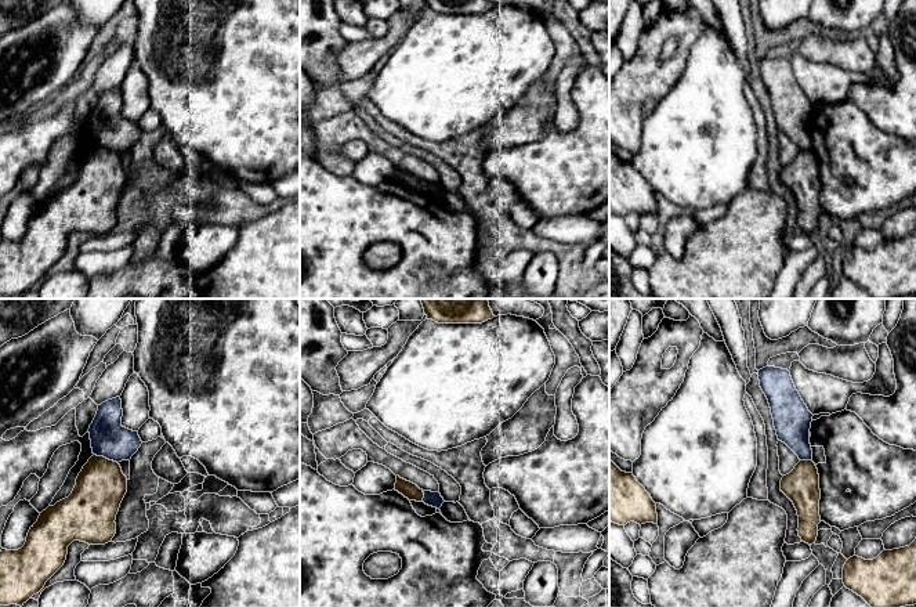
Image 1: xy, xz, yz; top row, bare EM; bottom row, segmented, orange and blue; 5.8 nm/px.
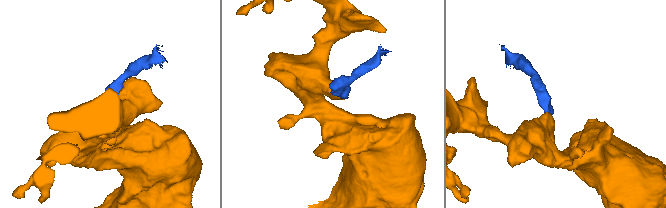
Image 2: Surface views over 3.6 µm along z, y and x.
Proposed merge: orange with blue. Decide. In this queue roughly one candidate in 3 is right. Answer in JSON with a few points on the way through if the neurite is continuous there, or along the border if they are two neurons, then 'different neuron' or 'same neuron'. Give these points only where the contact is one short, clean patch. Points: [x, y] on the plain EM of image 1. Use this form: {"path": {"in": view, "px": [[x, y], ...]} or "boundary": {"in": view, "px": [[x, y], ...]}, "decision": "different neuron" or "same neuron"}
{"boundary": {"in": "xy", "px": [[94, 144], [118, 154]]}, "decision": "different neuron"}

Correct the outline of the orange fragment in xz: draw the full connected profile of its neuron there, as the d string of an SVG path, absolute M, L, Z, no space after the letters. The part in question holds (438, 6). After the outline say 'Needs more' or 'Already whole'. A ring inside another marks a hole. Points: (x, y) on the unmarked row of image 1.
M424 0L427 10L438 14L482 14L492 10L492 0Z. Already whole

